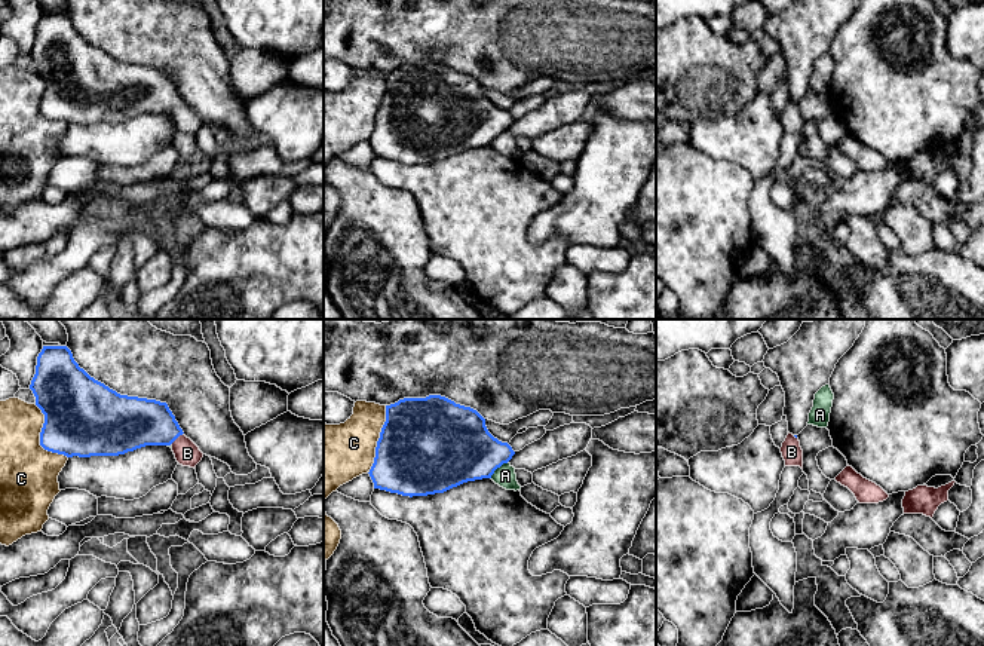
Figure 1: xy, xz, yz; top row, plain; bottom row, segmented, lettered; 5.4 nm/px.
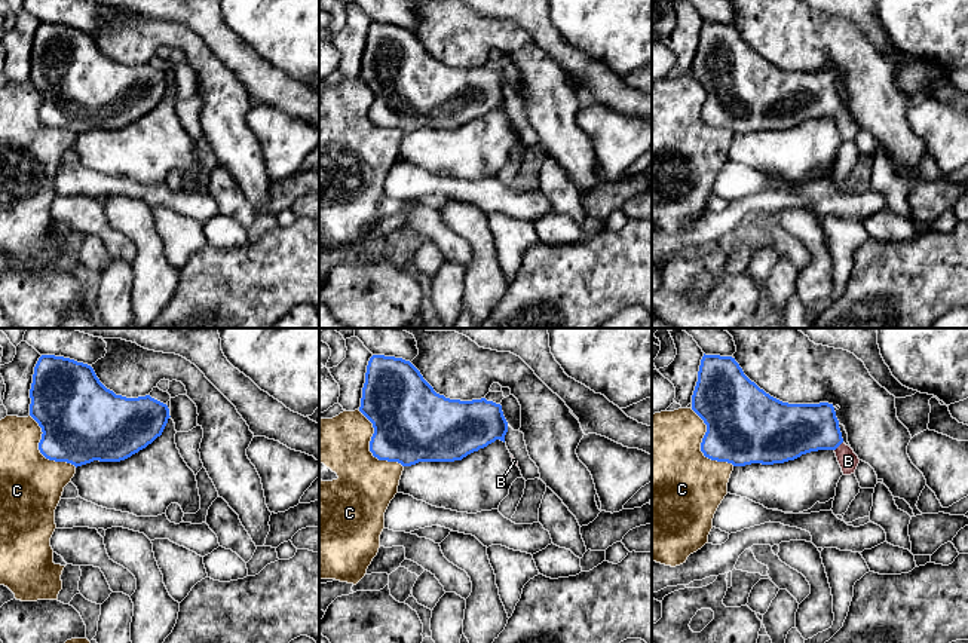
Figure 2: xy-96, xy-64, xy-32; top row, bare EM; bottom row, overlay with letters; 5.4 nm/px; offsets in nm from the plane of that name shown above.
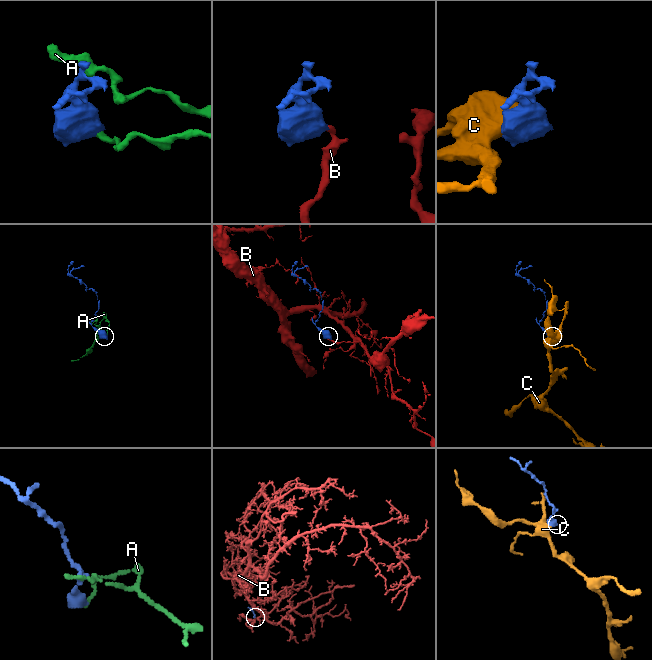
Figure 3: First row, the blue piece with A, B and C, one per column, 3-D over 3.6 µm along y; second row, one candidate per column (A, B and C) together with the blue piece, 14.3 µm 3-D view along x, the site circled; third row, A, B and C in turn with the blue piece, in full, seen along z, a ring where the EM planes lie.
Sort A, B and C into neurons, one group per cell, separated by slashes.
A / B / C

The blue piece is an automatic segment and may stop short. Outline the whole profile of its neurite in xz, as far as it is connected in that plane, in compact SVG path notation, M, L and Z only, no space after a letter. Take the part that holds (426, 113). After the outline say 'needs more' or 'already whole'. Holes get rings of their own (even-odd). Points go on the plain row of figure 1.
M441 64L404 65L386 73L386 89L375 114L370 144L374 156L402 163L444 160L468 149L491 146L515 119L494 105L485 86L473 76Z; already whole

